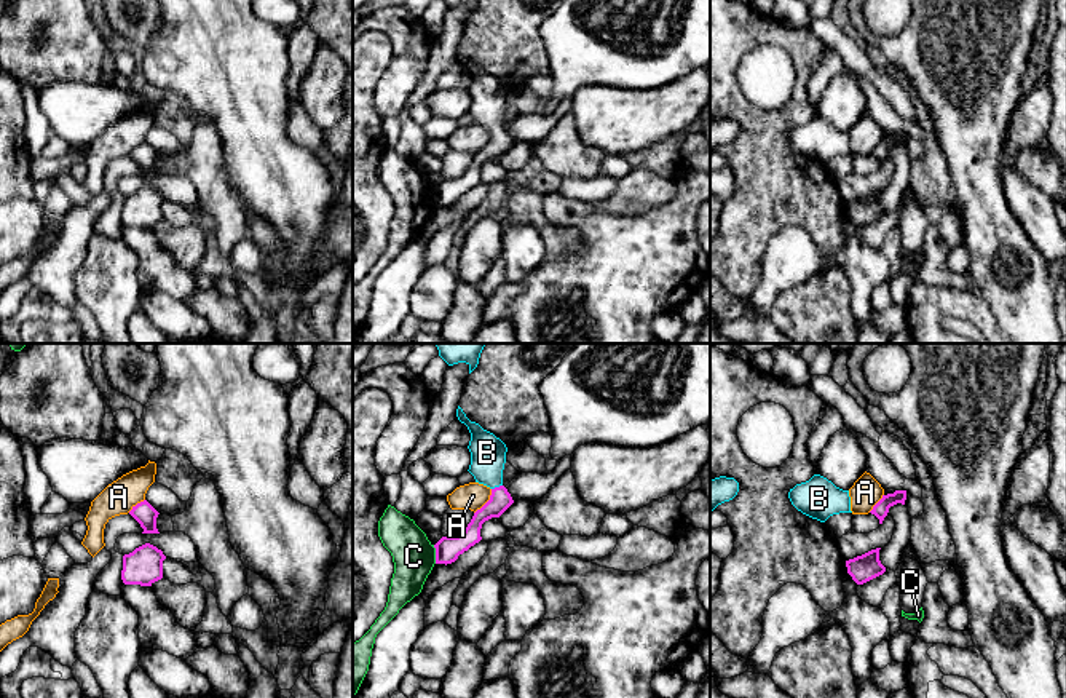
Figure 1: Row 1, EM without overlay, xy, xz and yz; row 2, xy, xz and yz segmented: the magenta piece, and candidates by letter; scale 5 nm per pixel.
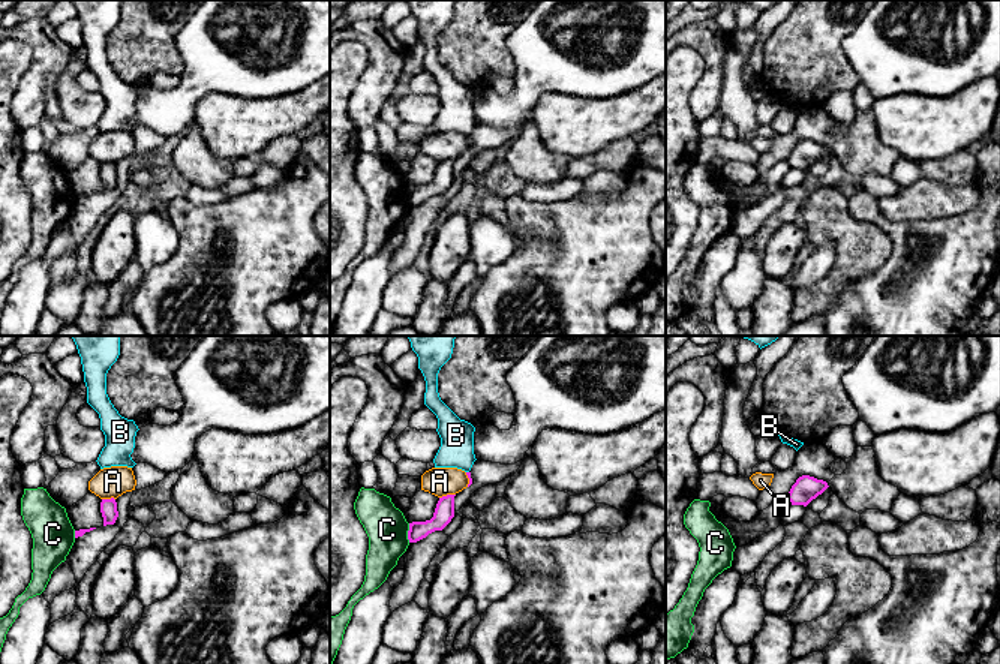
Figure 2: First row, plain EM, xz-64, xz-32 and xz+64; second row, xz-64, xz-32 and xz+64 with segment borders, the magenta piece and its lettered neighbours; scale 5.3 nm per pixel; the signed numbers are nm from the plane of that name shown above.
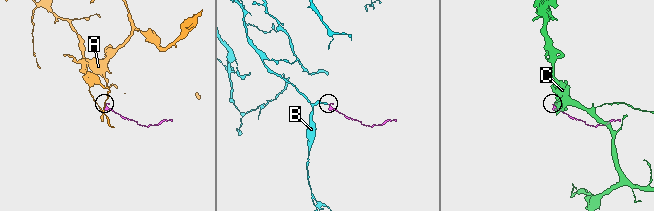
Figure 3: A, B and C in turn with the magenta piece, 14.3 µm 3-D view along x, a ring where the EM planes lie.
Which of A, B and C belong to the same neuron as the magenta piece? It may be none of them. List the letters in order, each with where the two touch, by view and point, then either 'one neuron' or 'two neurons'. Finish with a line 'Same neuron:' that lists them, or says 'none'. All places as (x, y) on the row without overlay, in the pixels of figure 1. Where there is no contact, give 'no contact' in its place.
A: xz (487, 144) | two neurons
B: xz (497, 130) | one neuron
C: xz (436, 197) | two neurons
Same neuron: B

